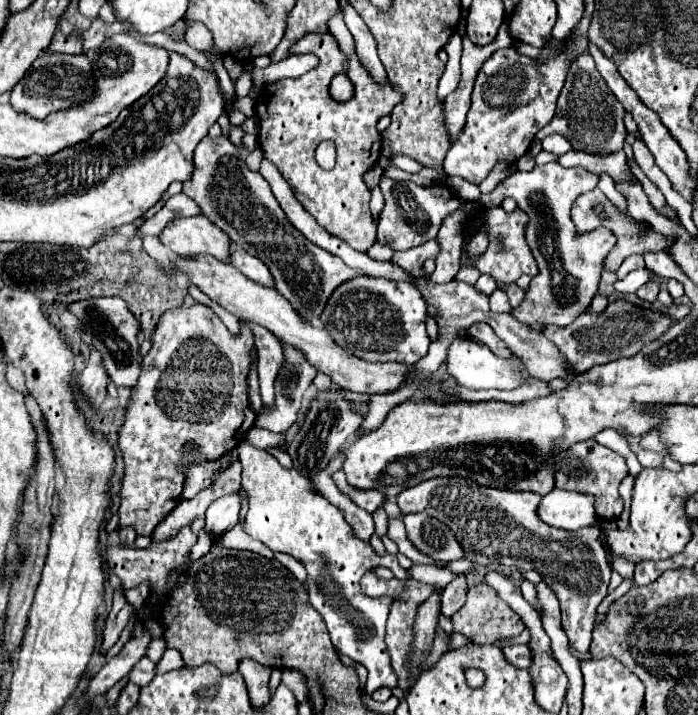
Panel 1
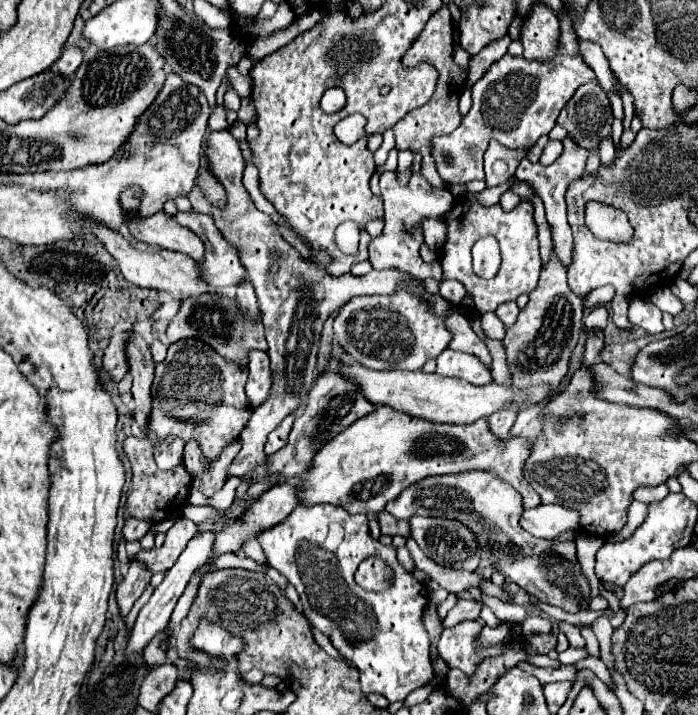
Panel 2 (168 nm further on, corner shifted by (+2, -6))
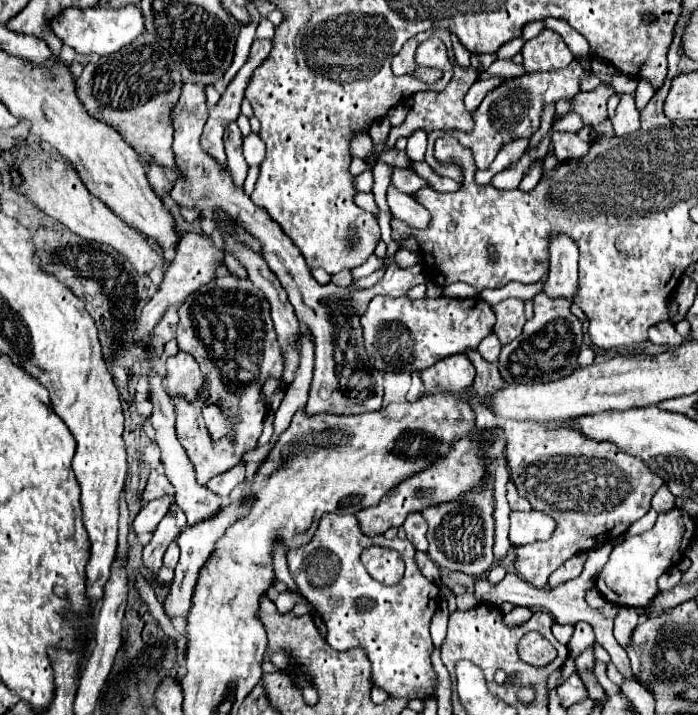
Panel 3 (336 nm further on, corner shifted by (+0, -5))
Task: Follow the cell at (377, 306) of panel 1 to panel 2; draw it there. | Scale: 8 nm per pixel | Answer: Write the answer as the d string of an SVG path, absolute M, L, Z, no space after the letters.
M396 292L392 296L354 296L348 300L334 318L336 342L358 362L372 370L420 370L428 358L436 358L450 342L450 332L444 324L420 302L418 296Z

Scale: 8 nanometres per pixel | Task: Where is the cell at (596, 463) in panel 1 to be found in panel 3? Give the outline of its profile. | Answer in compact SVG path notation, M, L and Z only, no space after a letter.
M508 419L502 423L502 431L510 481L516 485L518 493L530 501L534 511L542 511L556 521L554 537L516 549L516 573L526 583L538 589L546 587L550 573L556 571L572 555L590 551L624 535L634 521L638 521L650 511L650 499L662 485L662 479L658 475L652 475L652 471L642 463L642 459L618 451L618 447L614 447L612 443L590 441L582 433L578 435L578 431L574 429L562 427L556 431L548 431L546 427L542 427L542 423L538 425L534 421Z

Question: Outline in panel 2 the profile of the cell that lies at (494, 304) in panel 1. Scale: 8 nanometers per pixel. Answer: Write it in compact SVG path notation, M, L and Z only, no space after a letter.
M486 312L486 314L482 314L482 330L486 332L486 336L502 340L506 326L494 312Z

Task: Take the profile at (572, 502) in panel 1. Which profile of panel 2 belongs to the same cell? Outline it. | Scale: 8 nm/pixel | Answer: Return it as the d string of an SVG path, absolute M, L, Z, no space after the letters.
M540 504L536 508L524 510L522 528L536 538L554 540L564 532L578 532L580 514L576 510L564 508L560 504Z

